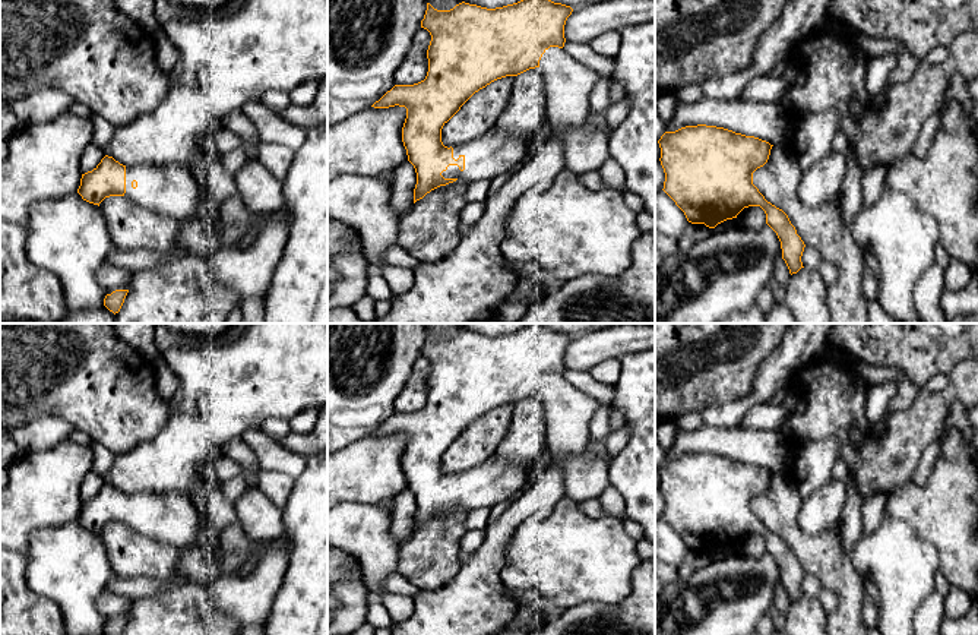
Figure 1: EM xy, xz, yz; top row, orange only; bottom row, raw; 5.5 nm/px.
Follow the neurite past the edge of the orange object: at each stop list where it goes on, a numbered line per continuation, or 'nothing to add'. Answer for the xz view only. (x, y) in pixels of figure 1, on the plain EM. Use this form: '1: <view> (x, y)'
1: xz (487, 483)

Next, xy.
1: xy (171, 518)

